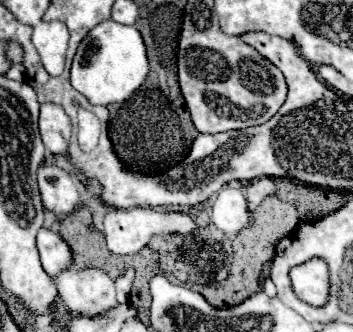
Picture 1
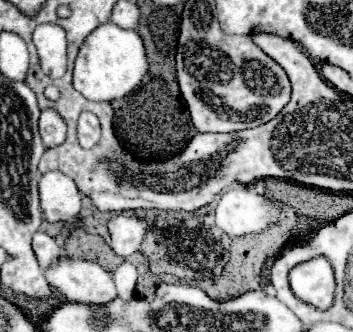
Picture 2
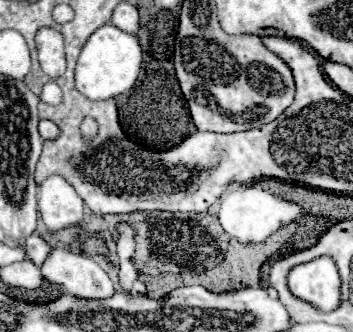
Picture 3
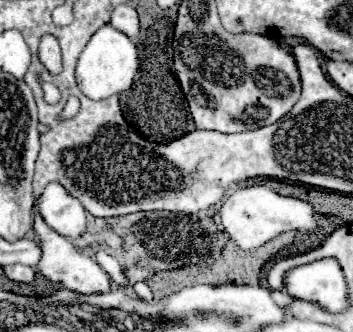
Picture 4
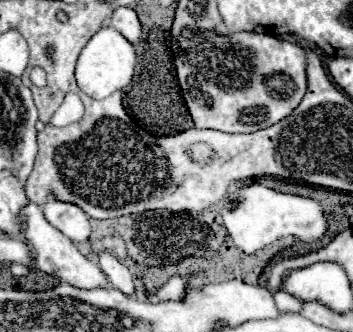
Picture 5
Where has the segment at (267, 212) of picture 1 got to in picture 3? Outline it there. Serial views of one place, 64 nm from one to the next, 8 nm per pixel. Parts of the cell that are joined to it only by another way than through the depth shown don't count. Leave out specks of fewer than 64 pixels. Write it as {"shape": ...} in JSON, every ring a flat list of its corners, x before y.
{"shape":[[290,224,290,226,280,228,276,234,272,234,270,238,266,238,262,244,244,246,244,244,240,244,238,240,230,240,226,258,222,260,222,264,218,264,216,268,210,270,210,276,202,278,202,284,204,284,208,290,212,290,212,292,226,292,226,290,240,290,240,288,248,288,248,286,258,286,262,264,264,264,274,252,278,252,278,250,294,236,294,232,296,232,296,224]]}

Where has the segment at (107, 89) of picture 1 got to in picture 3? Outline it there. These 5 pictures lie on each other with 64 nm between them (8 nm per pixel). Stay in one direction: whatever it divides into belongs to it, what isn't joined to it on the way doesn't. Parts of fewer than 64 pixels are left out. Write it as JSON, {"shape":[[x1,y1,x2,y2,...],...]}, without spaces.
{"shape":[[104,24,88,38,86,46,80,52,76,64,76,88,90,100,116,98,136,84,140,68,142,68,142,48,138,44,138,38,118,30,112,24]]}

